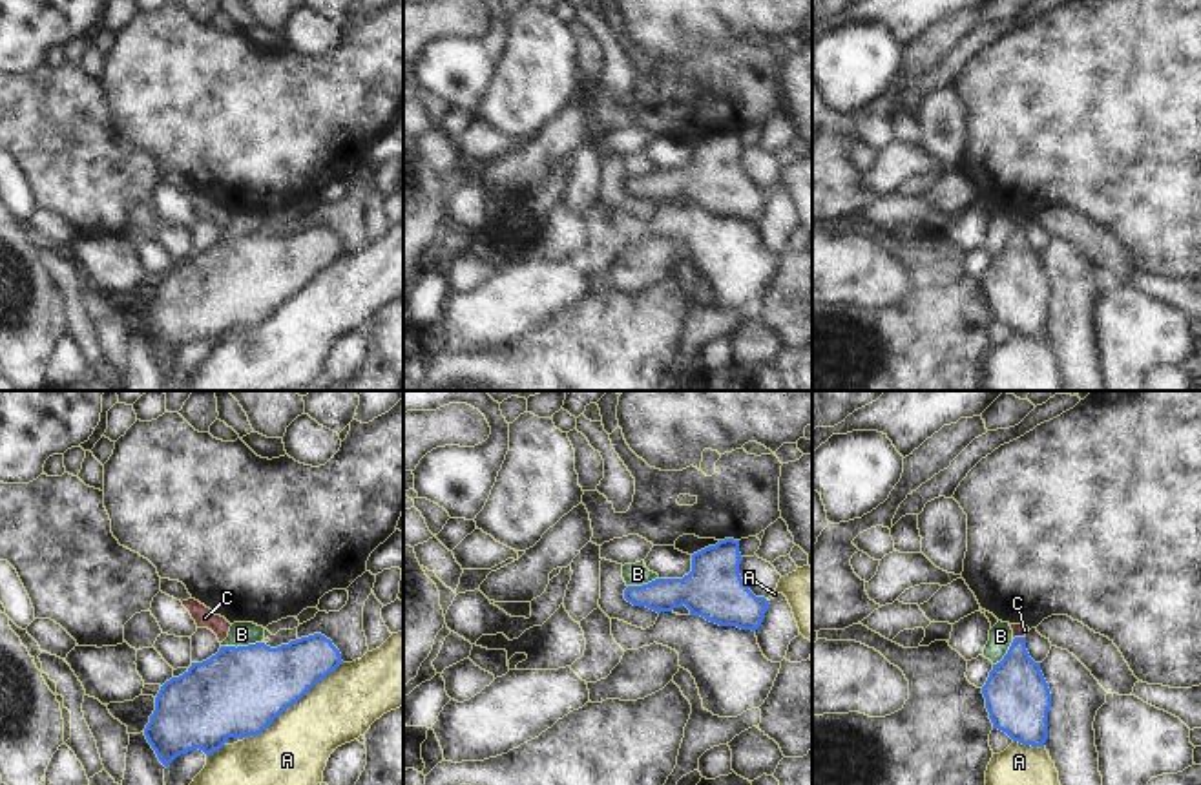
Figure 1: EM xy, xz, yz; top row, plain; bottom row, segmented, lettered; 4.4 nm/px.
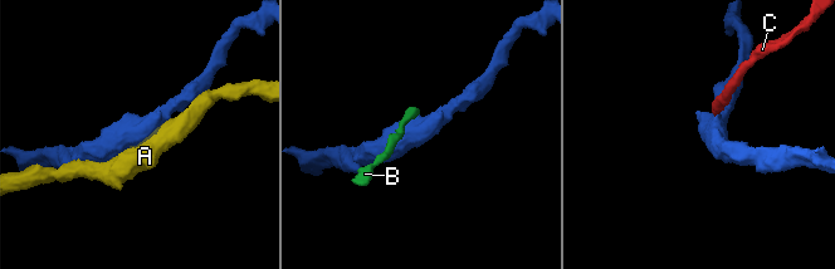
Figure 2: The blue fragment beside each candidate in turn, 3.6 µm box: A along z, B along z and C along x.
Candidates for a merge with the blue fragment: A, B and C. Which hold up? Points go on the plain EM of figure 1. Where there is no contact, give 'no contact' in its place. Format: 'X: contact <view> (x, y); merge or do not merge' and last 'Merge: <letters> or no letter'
A: contact xy (292, 294); do not merge
B: contact xy (241, 238); do not merge
C: contact yz (1019, 229); merge
Merge: C

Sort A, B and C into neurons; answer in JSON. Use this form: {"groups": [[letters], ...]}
{"groups": [["A"], ["B"], ["C"]]}

